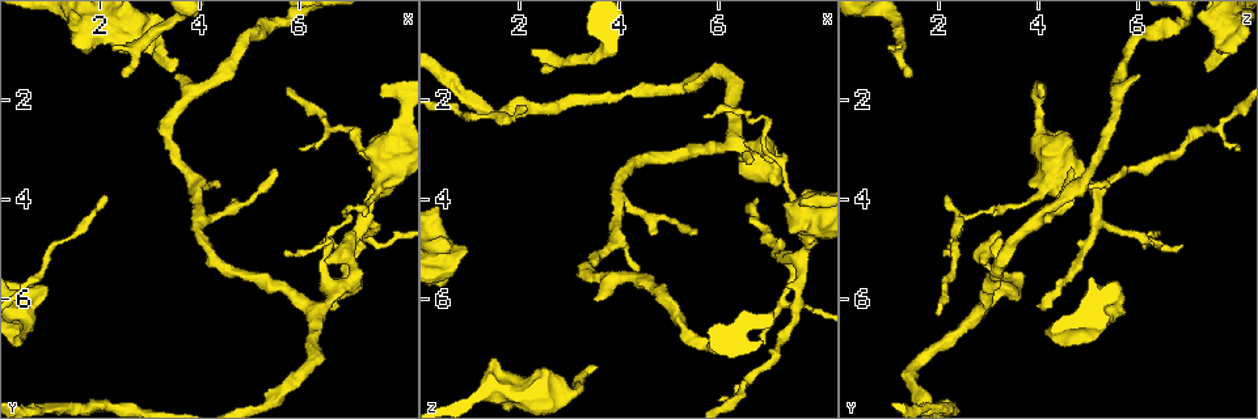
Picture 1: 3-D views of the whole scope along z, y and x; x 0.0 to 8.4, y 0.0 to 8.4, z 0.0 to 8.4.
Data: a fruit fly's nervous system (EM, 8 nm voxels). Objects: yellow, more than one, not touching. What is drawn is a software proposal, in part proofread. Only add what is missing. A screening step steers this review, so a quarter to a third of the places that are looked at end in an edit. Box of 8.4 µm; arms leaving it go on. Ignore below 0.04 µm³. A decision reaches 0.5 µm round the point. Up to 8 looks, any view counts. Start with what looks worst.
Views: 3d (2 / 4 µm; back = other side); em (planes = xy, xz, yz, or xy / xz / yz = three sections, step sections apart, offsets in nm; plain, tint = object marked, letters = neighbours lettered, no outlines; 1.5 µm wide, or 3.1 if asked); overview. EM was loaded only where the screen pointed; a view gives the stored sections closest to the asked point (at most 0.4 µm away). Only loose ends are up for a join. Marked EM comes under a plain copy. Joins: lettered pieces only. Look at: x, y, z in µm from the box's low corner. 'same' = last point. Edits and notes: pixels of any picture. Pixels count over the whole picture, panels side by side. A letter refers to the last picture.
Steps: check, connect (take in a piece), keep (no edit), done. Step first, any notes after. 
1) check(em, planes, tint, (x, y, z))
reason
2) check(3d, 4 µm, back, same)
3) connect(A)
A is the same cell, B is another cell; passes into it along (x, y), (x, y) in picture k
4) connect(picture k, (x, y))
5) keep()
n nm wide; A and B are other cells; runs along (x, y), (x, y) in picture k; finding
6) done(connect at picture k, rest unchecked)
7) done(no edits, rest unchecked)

check(3d, 2 µm, (7.65, 1.90, 4.10))
free end

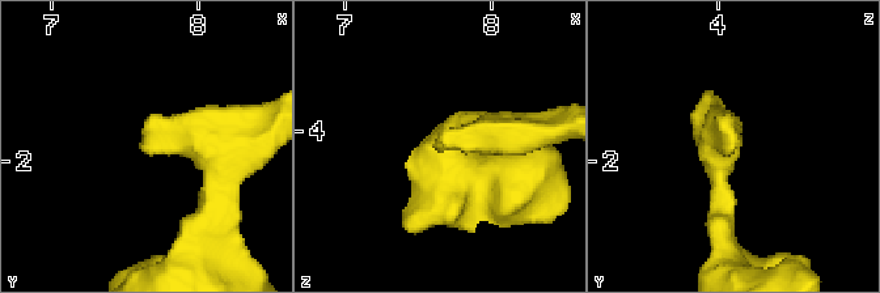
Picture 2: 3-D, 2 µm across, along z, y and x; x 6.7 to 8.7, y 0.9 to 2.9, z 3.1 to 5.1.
check(em, planes, letters, (7.60, 1.90, 4.12))
shape alone is not enough

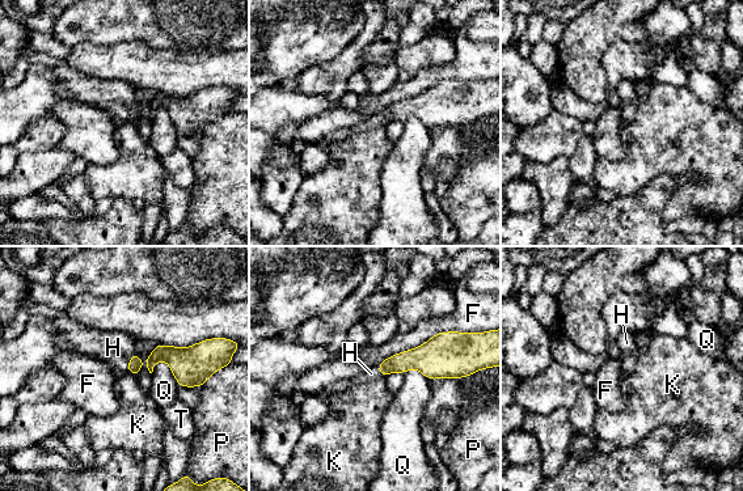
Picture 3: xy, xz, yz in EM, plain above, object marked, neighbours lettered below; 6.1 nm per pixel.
connect(H)
F touches over 550 nm; H is the same cell, F, K, P, Q and T are other cells; passes into it along (135, 363), (129, 362), (113, 347) in picture 3; the neuron continues

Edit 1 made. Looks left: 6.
check(em, xz, step 8, letters, (2.30, 0.90, 1.00))
an open end

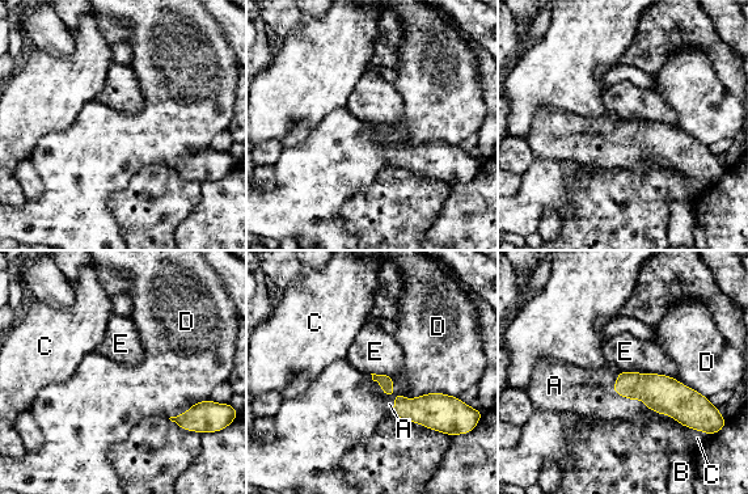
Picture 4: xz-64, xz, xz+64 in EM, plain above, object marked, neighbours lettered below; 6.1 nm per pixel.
connect(A)
D touches over 550 nm; A is the same cell, B, C, D and E are other cells; the neuron continues

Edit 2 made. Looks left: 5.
check(overview)

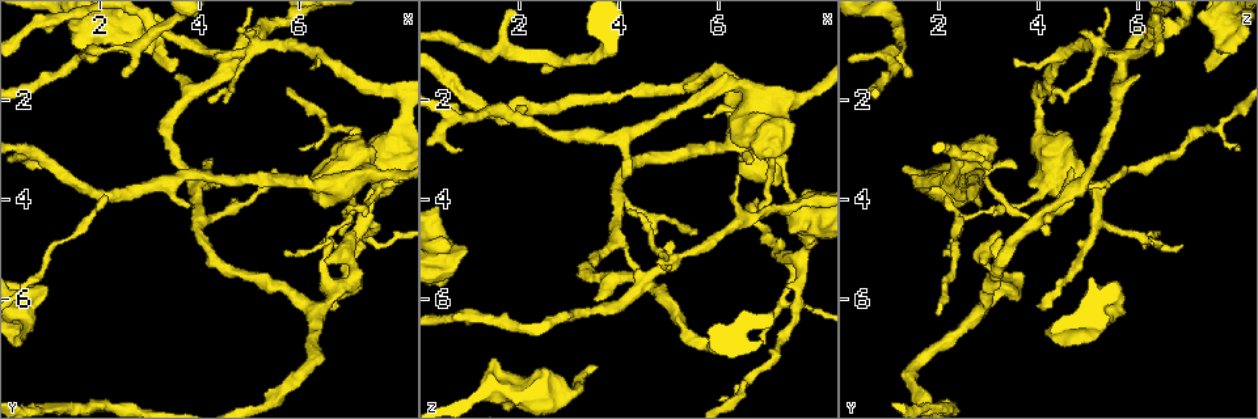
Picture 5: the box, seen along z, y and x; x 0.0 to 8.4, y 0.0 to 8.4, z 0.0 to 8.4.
check(3d, 2 µm, (3.40, 1.45, 7.35))
tapers out

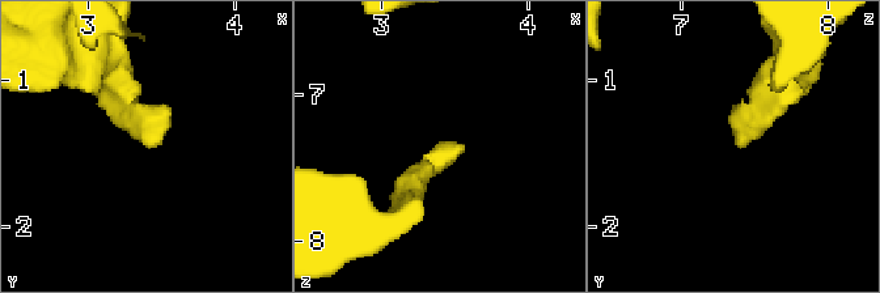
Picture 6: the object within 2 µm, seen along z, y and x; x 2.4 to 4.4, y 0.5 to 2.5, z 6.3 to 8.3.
check(em, planes, tint, (3.42, 1.44, 7.42))

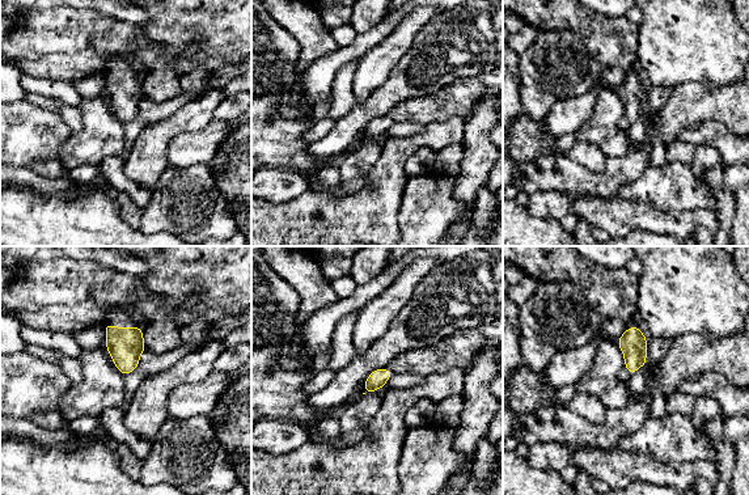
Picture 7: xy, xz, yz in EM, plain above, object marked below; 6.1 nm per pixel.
check(em, planes, letters, same)
what lies round it

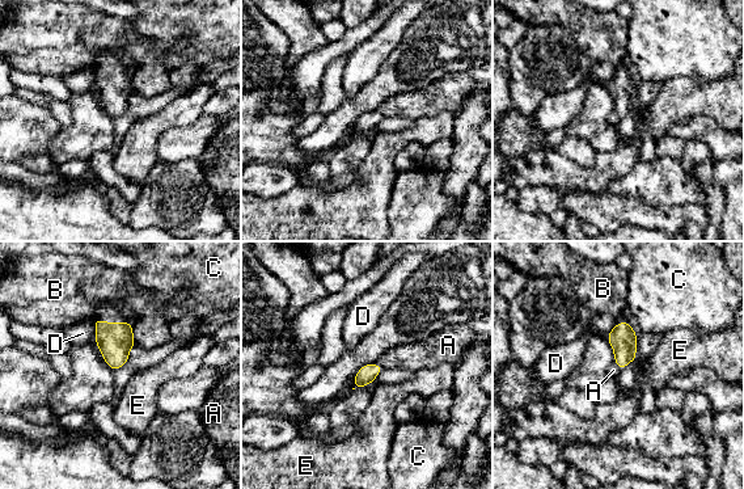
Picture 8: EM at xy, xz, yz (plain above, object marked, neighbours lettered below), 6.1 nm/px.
connect(A)
D touches over 130 nm; A is the same cell, B, C, D and E are other cells; passes into it along (366, 375), (380, 366), (417, 355) in picture 8; the neuron continues

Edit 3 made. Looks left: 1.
done(connect at picture 3, connect at picture 4, connect at picture 8, rest unchecked)

